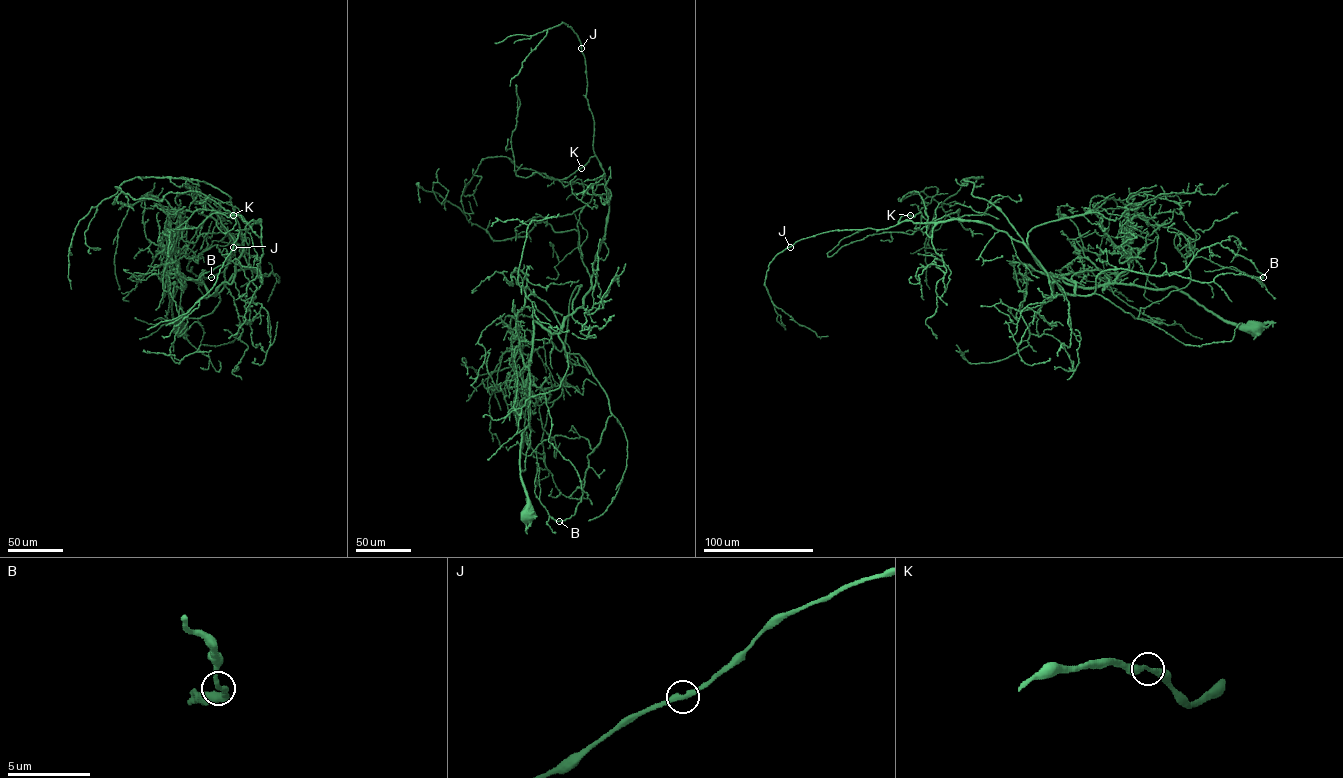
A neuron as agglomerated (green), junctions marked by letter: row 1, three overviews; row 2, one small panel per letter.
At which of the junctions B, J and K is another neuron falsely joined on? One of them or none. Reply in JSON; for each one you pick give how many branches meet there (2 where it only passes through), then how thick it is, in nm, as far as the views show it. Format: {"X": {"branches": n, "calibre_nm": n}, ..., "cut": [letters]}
{"cut": []}

